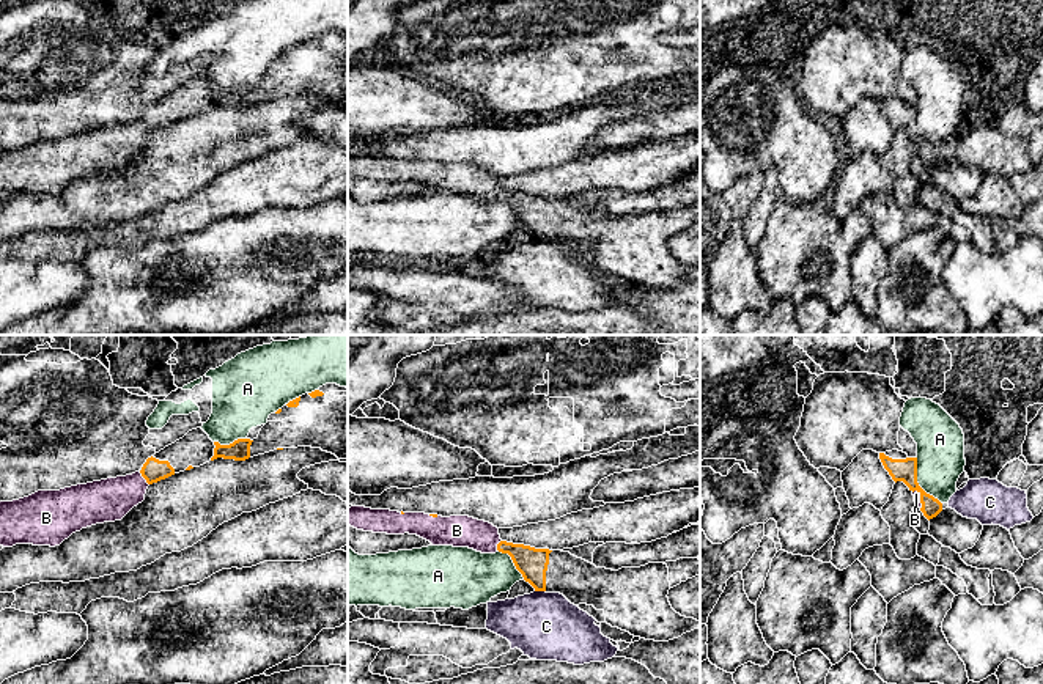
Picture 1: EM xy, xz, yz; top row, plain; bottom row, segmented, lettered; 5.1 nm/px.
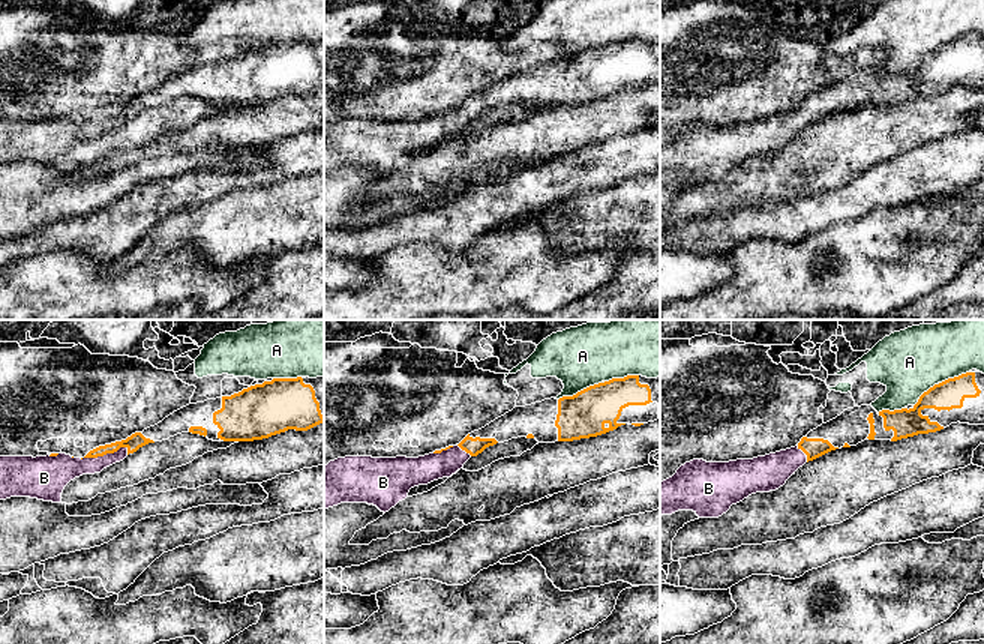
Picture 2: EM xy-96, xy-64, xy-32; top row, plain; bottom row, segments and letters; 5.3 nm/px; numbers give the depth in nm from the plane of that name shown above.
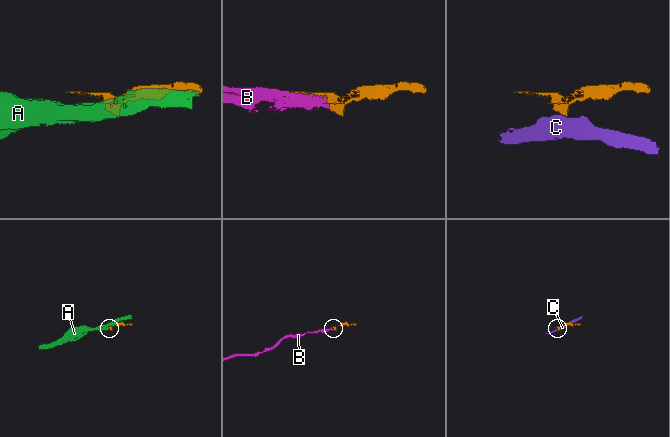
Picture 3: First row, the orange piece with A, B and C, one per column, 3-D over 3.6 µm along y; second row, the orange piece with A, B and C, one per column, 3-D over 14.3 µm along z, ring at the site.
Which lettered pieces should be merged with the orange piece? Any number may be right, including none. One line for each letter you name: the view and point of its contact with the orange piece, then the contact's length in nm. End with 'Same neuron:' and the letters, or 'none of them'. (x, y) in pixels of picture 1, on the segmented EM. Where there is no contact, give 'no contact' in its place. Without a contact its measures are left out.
B: xy (143, 477) | 90 nm
Same neuron: B

